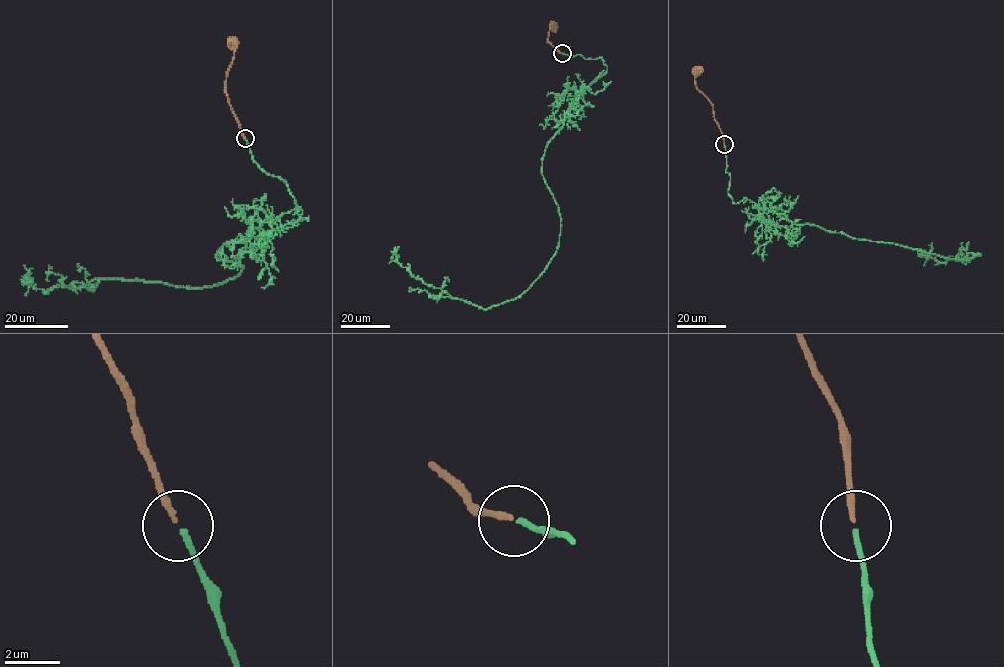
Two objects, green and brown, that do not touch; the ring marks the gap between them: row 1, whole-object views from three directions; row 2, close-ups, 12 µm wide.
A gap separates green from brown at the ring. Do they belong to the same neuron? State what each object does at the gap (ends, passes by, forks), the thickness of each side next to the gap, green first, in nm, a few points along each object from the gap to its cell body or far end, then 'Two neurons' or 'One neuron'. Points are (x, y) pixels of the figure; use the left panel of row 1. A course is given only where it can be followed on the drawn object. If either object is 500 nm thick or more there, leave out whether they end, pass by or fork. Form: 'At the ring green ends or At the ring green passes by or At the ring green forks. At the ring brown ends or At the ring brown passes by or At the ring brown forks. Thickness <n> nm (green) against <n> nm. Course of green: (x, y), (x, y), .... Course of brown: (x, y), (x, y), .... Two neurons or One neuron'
At the ring green ends. At the ring brown ends. Thickness 190 nm (green) against 200 nm. Course of green: (245, 139), (302, 214), (226, 242), (218, 253), (239, 274), (200, 288), (102, 279), (47, 291), (20, 279). Course of brown: (245, 138), (226, 92), (226, 78), (234, 51), (229, 46), (230, 43). One neuron

